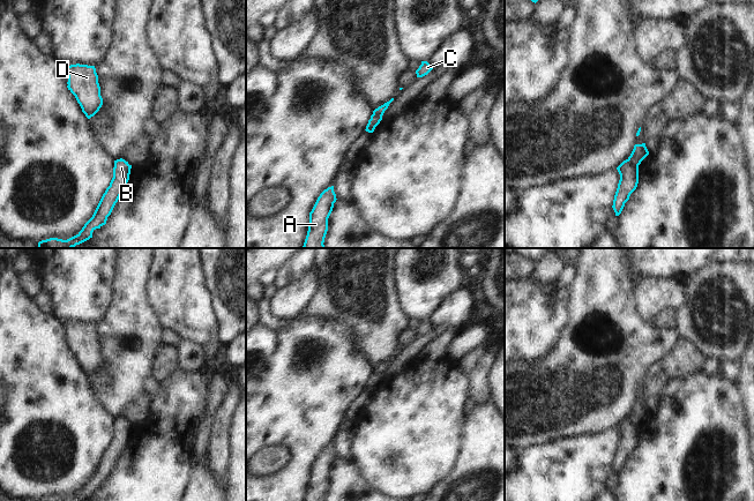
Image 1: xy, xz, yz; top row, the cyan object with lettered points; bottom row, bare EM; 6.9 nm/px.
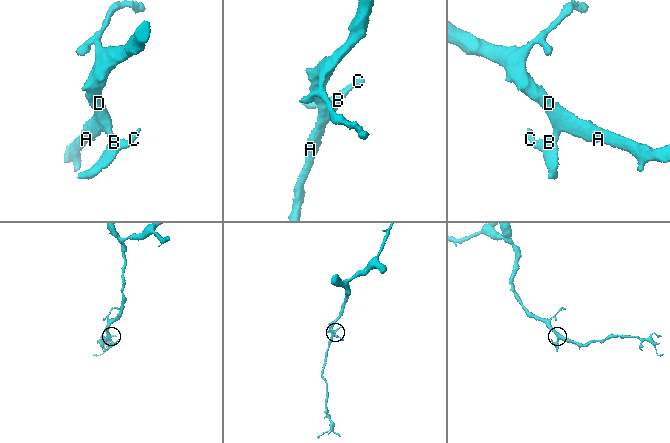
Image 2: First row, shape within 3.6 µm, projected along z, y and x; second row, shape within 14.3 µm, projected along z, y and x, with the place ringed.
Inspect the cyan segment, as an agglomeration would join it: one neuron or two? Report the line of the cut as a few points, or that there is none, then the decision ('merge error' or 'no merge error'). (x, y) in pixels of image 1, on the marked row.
no cut; no merge error

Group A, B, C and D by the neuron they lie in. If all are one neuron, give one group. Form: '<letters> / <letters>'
A B C D

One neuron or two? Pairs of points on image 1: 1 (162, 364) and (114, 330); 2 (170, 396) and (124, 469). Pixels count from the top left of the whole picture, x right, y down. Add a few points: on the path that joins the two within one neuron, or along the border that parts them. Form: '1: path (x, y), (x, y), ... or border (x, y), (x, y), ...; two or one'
1: border (163, 345), (156, 353), (150, 375); two
2: path (165, 414), (163, 433), (142, 454); one

